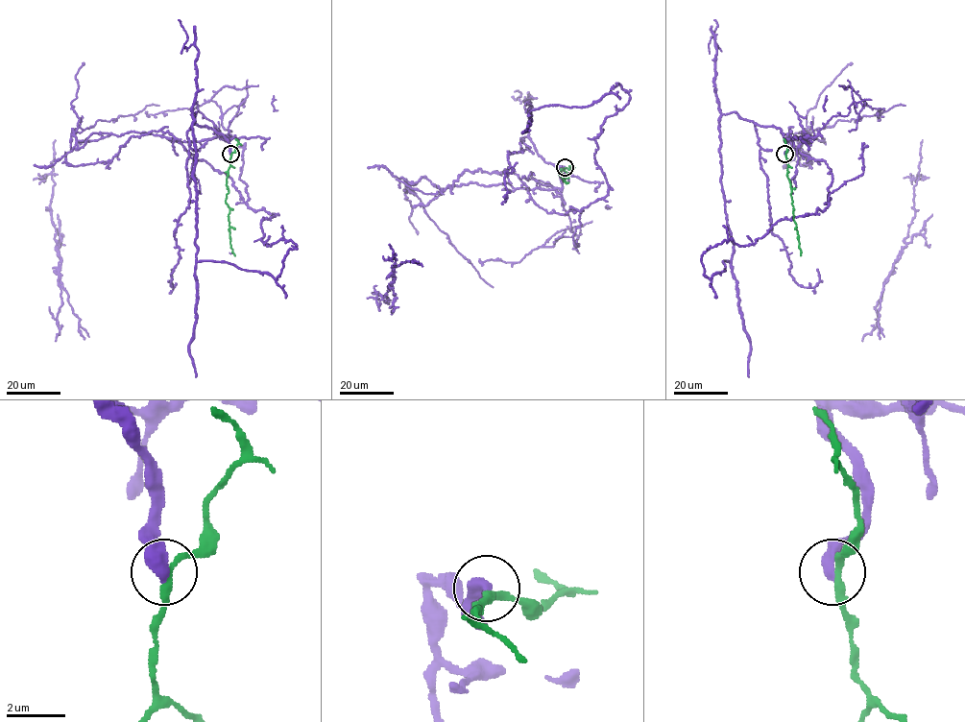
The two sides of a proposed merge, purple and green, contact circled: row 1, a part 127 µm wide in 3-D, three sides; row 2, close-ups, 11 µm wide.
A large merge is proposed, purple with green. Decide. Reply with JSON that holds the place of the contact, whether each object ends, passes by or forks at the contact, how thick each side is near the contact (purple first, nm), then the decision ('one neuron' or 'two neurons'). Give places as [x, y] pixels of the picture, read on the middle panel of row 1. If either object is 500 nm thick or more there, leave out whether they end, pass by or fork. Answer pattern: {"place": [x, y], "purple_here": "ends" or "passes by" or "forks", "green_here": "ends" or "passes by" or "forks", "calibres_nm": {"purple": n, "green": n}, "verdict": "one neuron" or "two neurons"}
{"place": [565, 167], "calibres_nm": {"purple": 500, "green": 240}, "verdict": "two neurons"}

